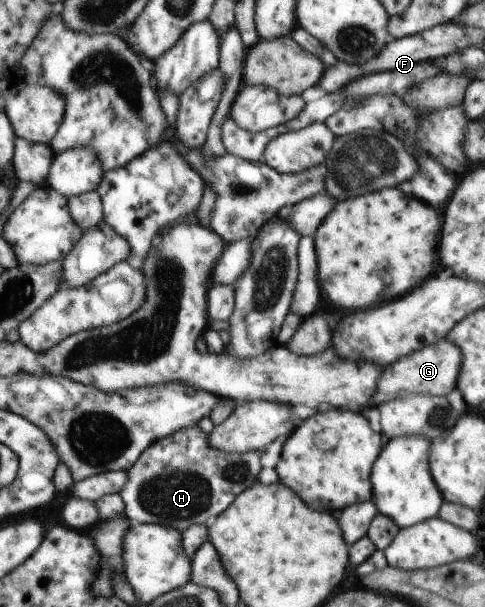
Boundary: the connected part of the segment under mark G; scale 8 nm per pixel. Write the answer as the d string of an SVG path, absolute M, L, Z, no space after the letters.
M445 338L410 354L410 356L404 356L400 360L396 360L392 364L390 372L386 372L382 376L384 382L378 382L378 388L374 390L374 396L372 396L374 407L376 404L380 406L380 404L386 404L391 400L400 400L417 394L446 397L456 387L461 365L462 352L460 352L460 348Z

